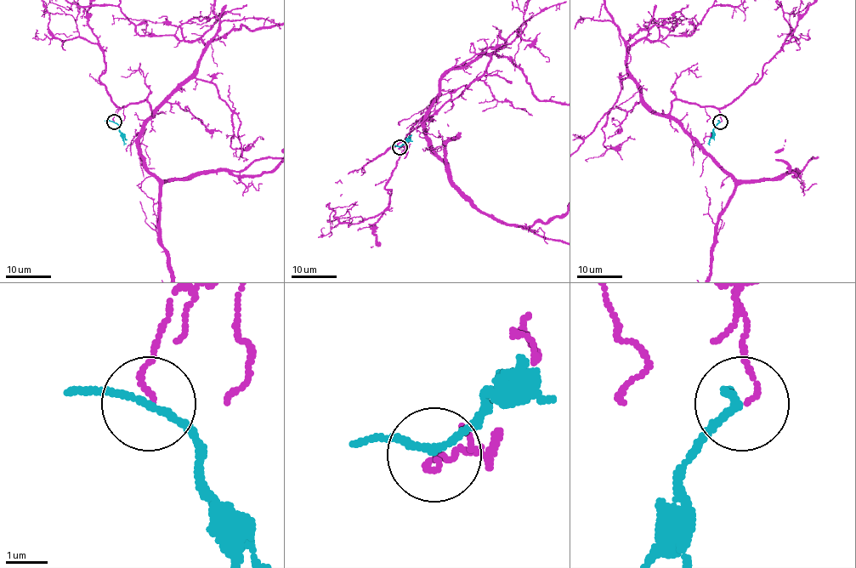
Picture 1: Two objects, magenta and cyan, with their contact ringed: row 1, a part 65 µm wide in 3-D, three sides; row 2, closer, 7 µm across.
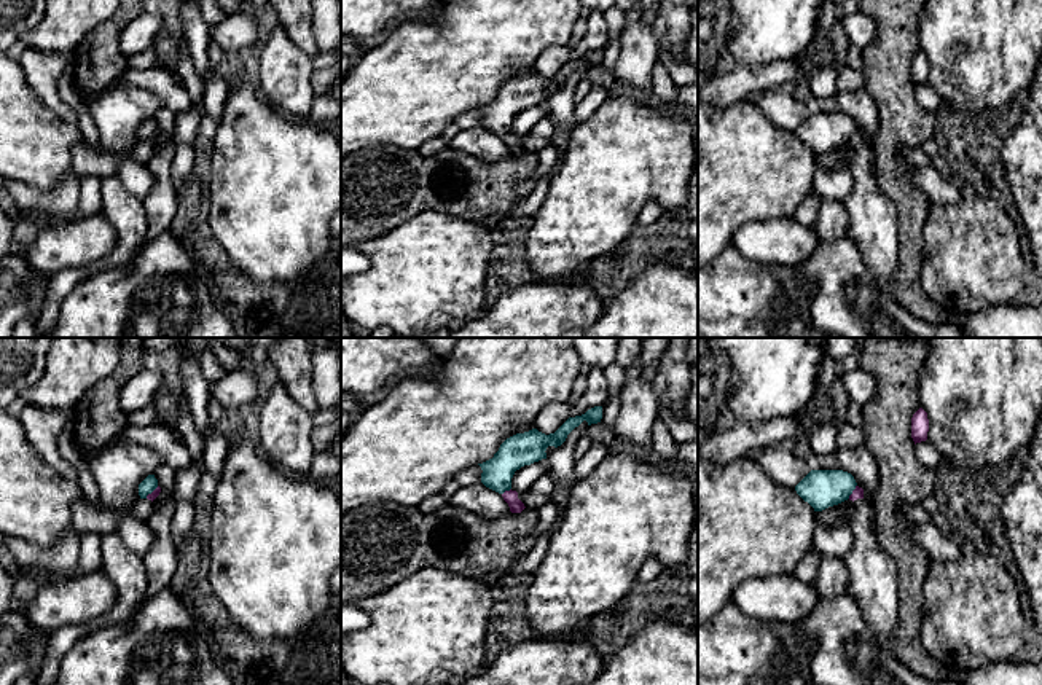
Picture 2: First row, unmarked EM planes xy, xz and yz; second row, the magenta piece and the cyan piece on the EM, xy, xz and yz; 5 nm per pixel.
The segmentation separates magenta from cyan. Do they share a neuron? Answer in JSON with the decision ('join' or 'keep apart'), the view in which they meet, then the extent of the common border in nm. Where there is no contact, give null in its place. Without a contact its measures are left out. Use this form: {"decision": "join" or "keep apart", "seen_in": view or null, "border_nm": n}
{"decision": "keep apart", "seen_in": "xz", "border_nm": 60}

